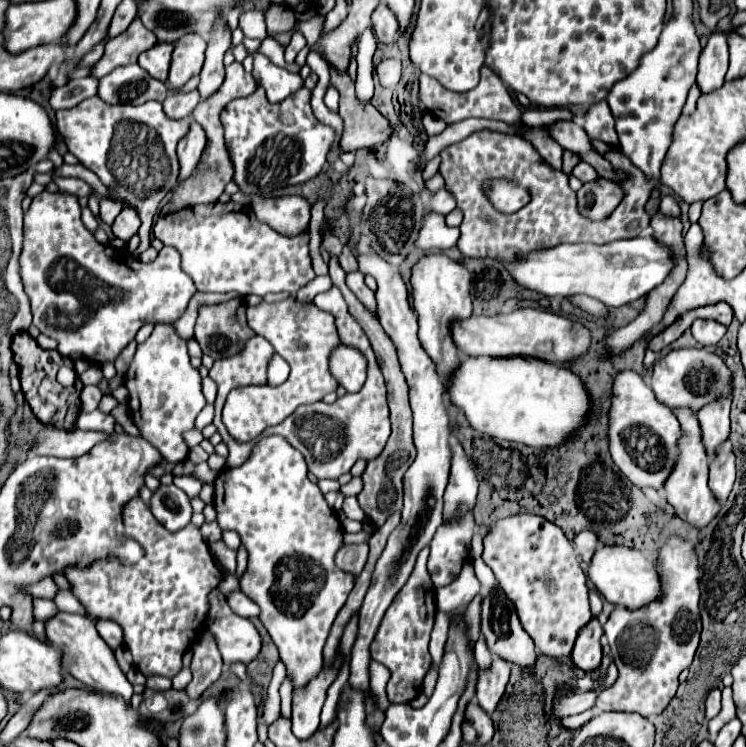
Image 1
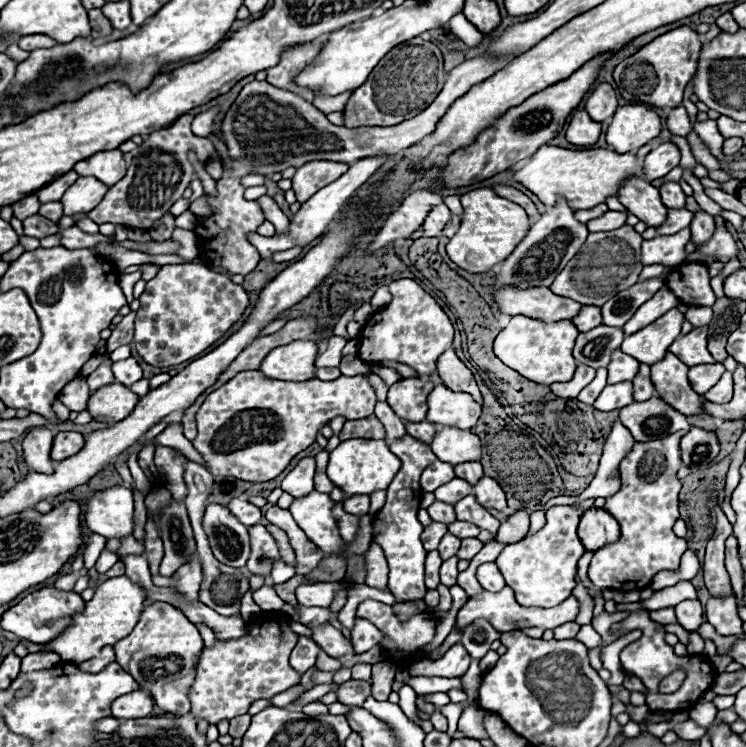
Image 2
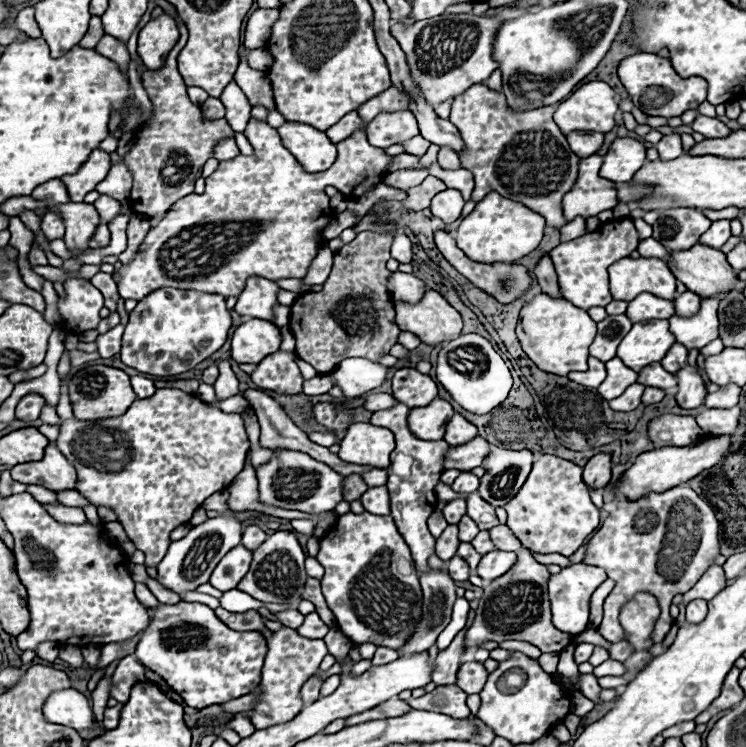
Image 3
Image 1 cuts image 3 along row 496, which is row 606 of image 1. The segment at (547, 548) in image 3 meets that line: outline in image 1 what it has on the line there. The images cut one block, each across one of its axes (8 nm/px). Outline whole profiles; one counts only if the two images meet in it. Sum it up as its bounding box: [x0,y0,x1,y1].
[482,514,592,658]

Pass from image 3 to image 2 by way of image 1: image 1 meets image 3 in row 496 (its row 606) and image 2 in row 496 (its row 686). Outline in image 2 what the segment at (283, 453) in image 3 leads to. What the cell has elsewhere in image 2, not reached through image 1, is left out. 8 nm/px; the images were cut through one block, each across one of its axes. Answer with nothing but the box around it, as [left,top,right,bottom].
[280,458,314,498]

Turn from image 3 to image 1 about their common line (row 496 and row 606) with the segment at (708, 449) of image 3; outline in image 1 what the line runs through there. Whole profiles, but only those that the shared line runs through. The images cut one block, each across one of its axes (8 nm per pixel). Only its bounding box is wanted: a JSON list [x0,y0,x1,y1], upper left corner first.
[588,544,662,610]

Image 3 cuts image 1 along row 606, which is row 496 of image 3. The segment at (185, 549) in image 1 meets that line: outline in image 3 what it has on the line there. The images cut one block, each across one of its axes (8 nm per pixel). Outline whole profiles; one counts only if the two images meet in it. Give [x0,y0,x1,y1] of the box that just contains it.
[56,388,250,566]

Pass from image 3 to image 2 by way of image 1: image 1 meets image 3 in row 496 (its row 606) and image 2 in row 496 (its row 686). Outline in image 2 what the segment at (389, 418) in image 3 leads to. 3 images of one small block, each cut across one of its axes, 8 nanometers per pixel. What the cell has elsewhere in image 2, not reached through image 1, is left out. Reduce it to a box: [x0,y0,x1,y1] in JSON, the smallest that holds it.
[372,436,436,602]

